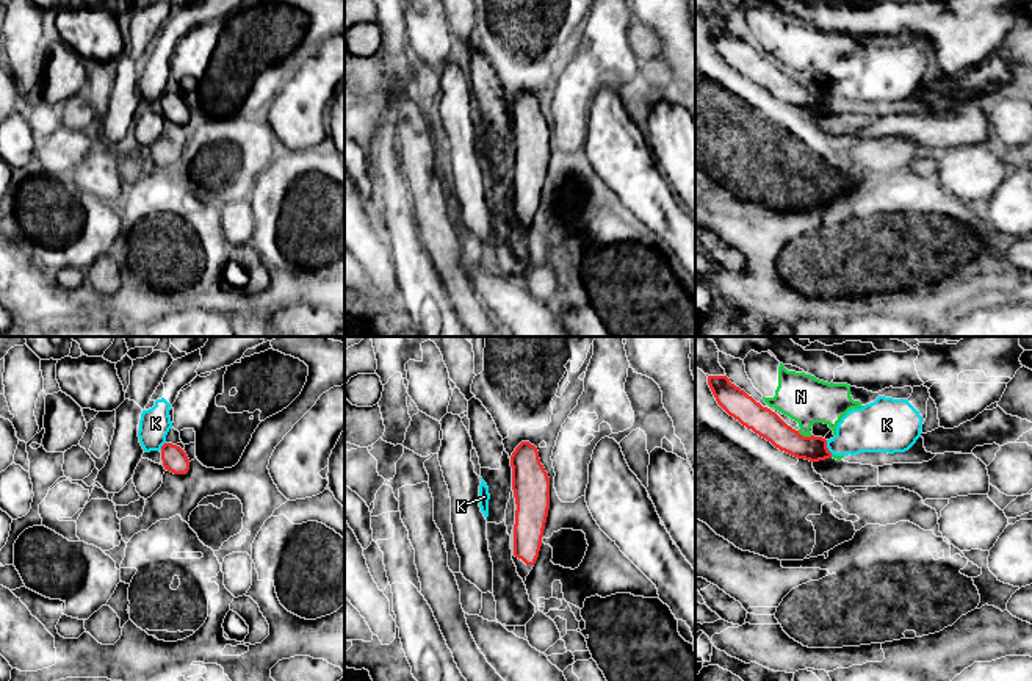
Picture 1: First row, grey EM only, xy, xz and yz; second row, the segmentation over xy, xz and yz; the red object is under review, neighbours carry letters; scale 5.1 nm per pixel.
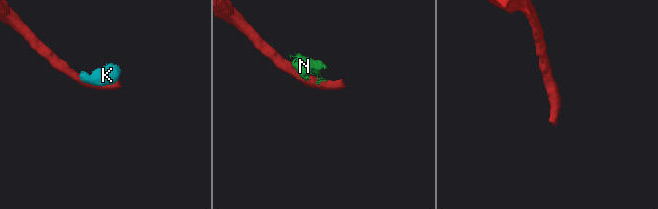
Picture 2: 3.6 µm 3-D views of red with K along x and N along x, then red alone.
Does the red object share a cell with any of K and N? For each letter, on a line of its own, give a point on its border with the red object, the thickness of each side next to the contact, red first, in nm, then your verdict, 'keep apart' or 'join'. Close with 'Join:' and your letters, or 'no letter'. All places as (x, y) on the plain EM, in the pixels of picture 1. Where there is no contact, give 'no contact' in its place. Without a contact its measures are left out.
K: meets red in yz at (826, 96); 130 nm thick on the red side, 240 nm on the other; keep apart
N: meets red in yz at (805, 86); 140 nm thick on the red side, 240 nm on the other; keep apart
Join: no letter

